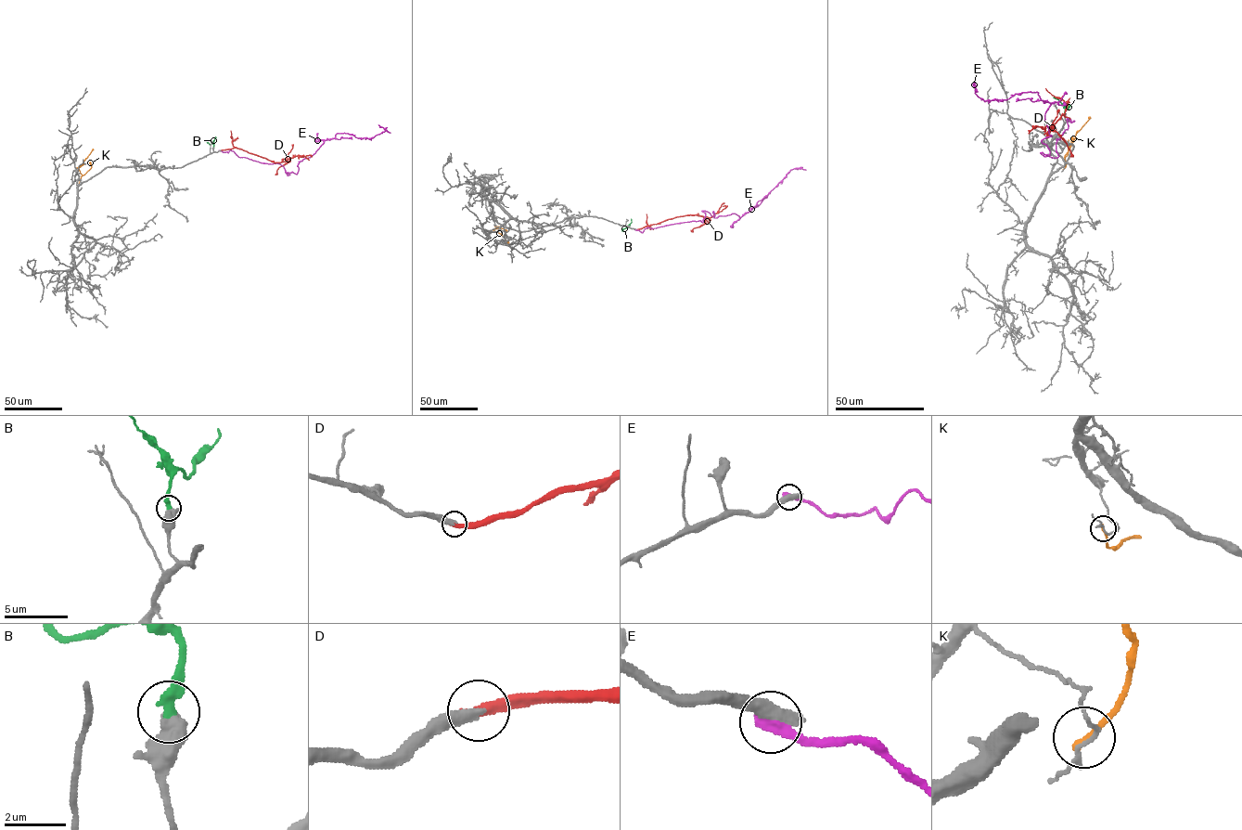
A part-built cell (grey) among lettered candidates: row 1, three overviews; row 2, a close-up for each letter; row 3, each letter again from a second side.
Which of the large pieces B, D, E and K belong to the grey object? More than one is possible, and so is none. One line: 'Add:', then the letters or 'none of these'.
Add: B, D

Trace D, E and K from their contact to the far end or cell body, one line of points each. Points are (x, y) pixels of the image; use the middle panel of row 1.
D: (635, 229), (677, 216), (710, 217), (726, 206), (723, 206)
E: (634, 229), (702, 222), (702, 211), (715, 218), (741, 216), (800, 168), (794, 168)
K: (494, 226), (497, 226), (493, 230), (508, 242)

